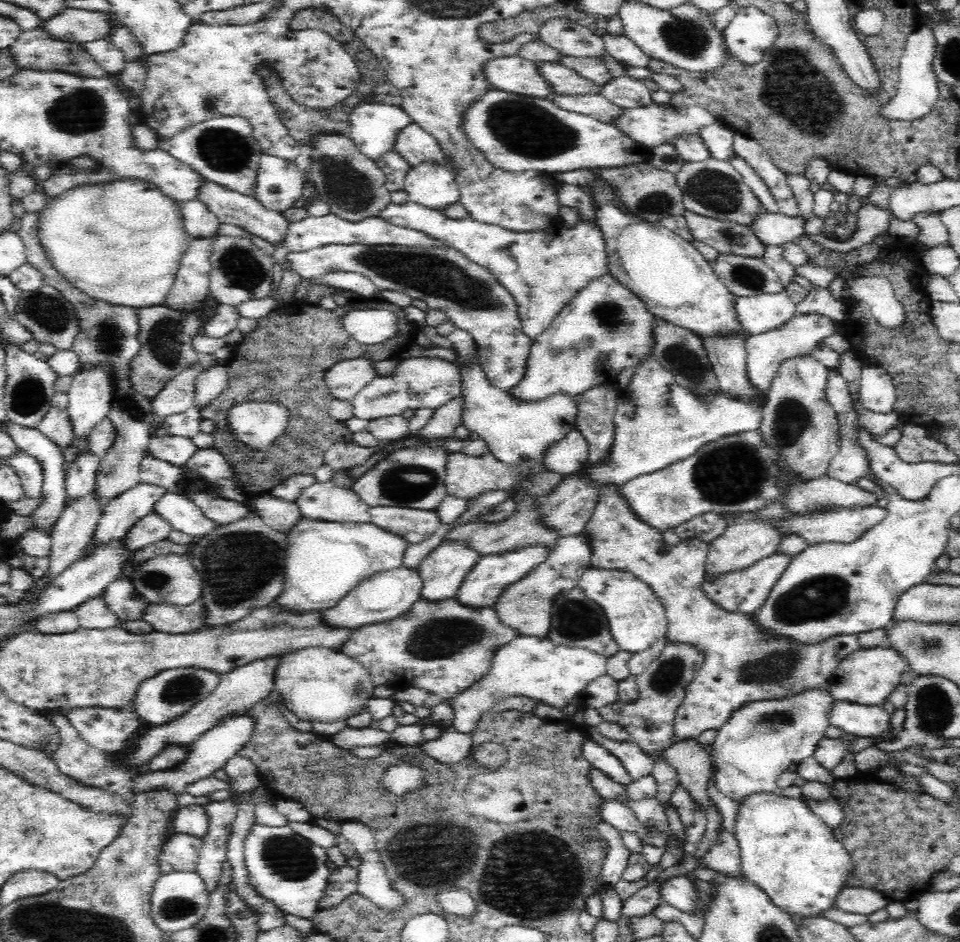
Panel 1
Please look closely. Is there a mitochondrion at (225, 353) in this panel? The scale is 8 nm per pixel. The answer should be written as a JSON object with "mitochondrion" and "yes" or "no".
{"mitochondrion":"no"}

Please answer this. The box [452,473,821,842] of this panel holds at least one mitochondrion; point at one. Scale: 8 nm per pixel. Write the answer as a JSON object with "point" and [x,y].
{"point":[778,665]}

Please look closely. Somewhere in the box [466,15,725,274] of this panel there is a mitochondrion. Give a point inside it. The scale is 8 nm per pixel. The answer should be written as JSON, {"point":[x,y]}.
{"point":[522,126]}

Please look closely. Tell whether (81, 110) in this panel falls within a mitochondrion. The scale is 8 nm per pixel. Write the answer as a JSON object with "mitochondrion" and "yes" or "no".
{"mitochondrion":"yes"}

